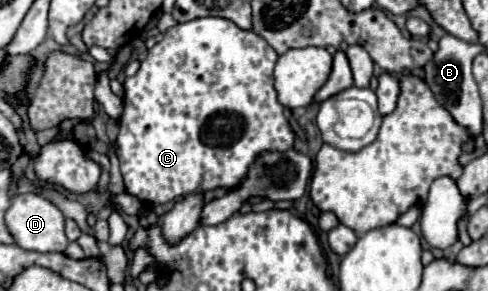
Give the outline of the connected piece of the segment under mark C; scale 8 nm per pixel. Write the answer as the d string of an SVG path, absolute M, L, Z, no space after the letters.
M197 18L197 20L189 20L183 24L175 24L173 28L169 28L163 34L163 40L157 42L147 58L141 62L139 70L135 76L125 78L125 112L119 118L119 136L117 136L117 144L119 144L119 162L121 162L121 174L125 180L125 190L133 196L137 196L143 202L151 202L151 204L165 204L171 202L179 196L187 196L193 192L205 192L205 190L213 190L213 188L233 188L237 186L237 182L241 182L241 178L245 178L245 170L249 168L249 164L253 162L253 158L265 150L289 150L293 148L293 130L289 128L289 122L283 116L283 106L277 102L277 94L273 88L273 68L277 62L277 54L275 50L253 30L241 30L237 28L233 22L225 20L225 18Z

